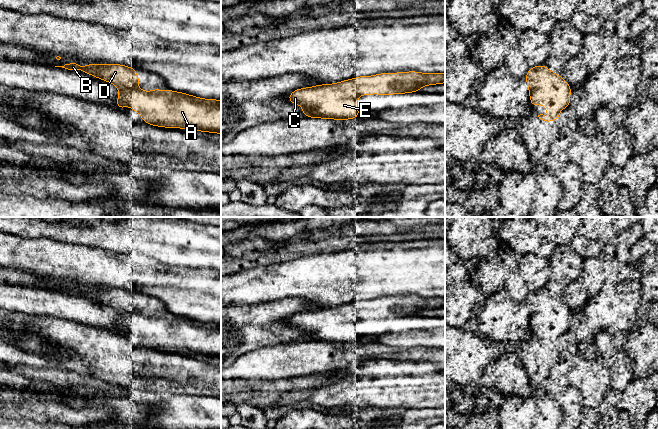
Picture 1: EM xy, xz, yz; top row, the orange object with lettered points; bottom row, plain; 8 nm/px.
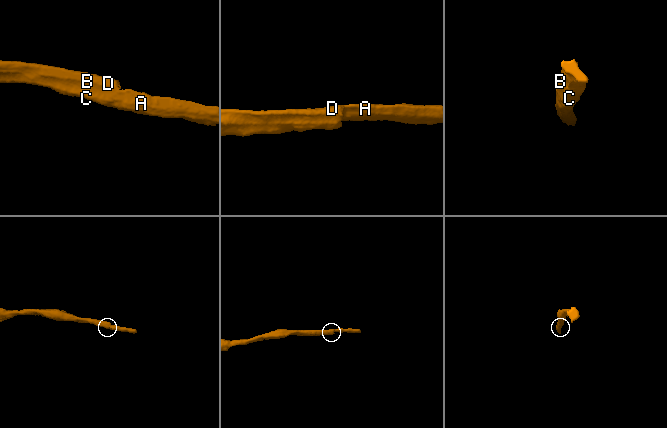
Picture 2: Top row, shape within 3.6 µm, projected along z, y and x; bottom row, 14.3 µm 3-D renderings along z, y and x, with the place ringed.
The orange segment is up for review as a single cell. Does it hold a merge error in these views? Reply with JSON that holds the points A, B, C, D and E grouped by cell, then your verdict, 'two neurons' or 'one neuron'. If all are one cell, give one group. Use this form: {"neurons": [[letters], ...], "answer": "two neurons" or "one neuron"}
{"neurons": [["A", "B", "C", "D", "E"]], "answer": "one neuron"}

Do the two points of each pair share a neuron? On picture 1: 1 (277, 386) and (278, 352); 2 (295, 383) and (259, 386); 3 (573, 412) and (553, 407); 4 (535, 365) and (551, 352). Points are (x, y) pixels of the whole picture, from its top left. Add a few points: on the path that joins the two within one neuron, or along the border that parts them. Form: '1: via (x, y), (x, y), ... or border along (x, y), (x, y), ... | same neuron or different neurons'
1: border along (300, 375), (294, 378), (276, 380), (253, 380) | different neurons
2: via (286, 385), (268, 386) | same neuron
3: border along (551, 397), (561, 408), (563, 415) | different neurons
4: via (539, 361), (547, 355) | same neuron

